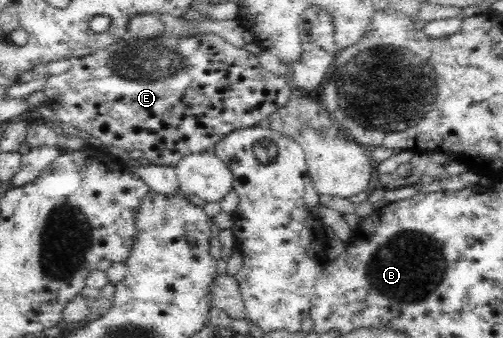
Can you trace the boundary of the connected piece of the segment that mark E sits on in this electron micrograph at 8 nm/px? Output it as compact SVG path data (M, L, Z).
M214 33L190 35L188 37L166 37L163 35L151 39L126 38L124 41L119 40L118 43L112 44L109 48L98 50L88 56L79 57L72 62L72 66L66 72L50 76L43 91L45 96L44 104L56 114L59 123L64 122L64 124L70 124L70 126L75 126L82 131L86 130L91 136L99 138L103 142L103 149L107 150L111 146L119 146L126 152L142 150L144 156L152 164L173 167L181 158L189 154L213 150L215 144L232 131L258 125L262 119L277 111L278 108L282 108L288 102L288 99L296 94L284 77L276 76L262 67L256 55L246 52L244 48L236 48L236 46L226 42L224 38Z

